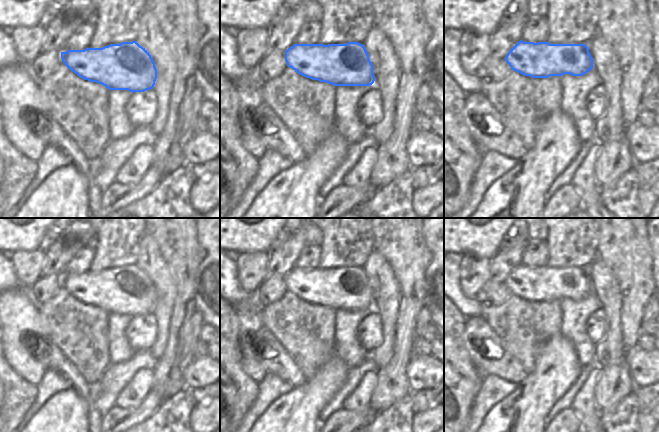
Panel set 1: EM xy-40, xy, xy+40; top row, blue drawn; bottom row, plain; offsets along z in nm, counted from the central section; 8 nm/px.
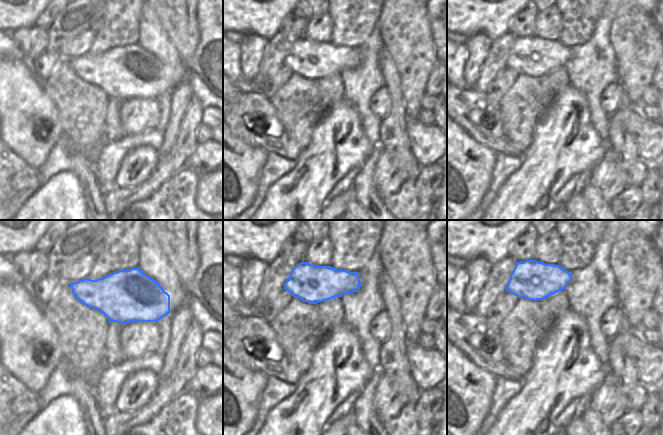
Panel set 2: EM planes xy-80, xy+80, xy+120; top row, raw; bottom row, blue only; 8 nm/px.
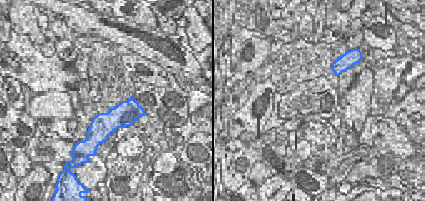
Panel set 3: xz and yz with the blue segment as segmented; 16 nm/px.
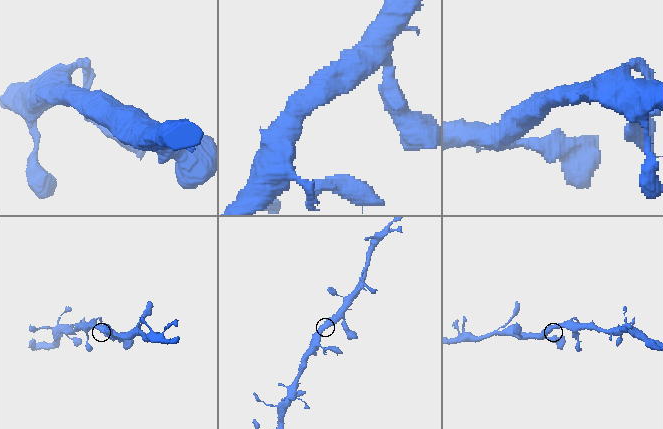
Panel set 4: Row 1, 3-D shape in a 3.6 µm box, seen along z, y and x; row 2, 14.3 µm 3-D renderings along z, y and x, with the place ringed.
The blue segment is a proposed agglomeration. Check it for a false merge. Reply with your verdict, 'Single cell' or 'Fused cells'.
Single cell

